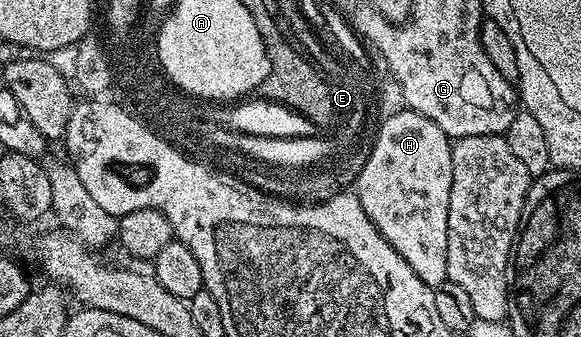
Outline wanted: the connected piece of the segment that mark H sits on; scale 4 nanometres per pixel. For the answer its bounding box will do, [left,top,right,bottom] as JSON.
[354,109,453,288]

